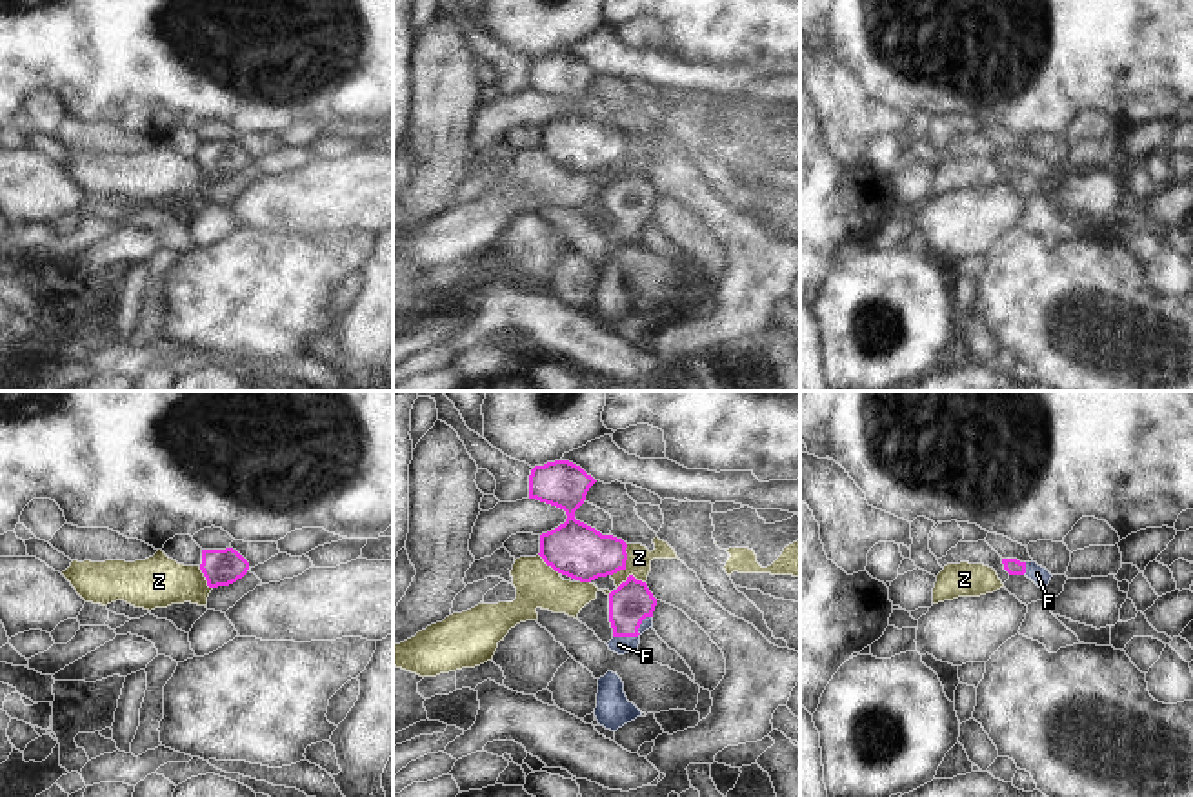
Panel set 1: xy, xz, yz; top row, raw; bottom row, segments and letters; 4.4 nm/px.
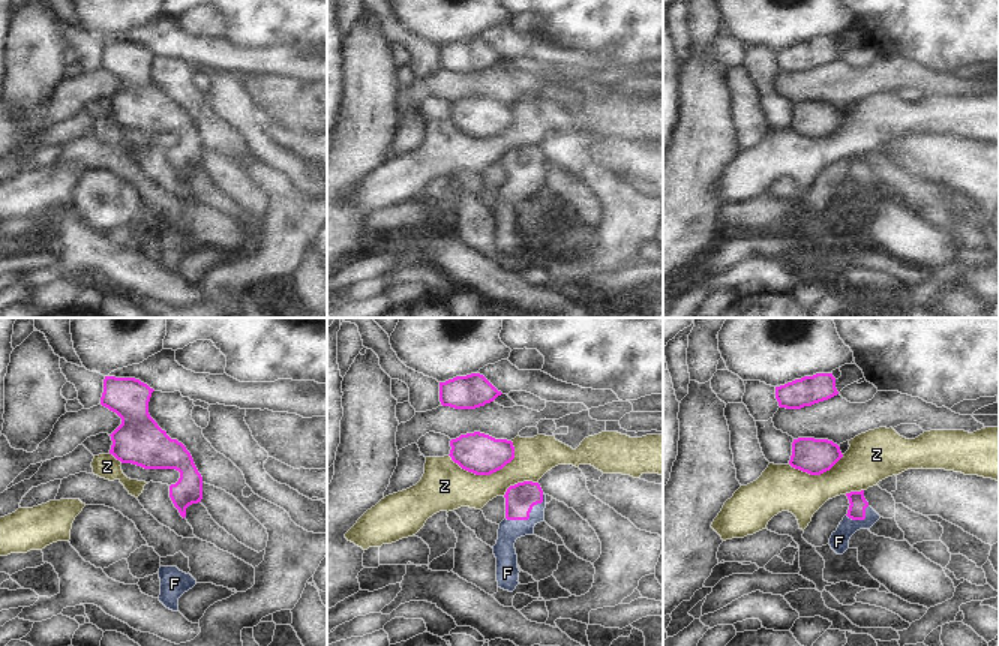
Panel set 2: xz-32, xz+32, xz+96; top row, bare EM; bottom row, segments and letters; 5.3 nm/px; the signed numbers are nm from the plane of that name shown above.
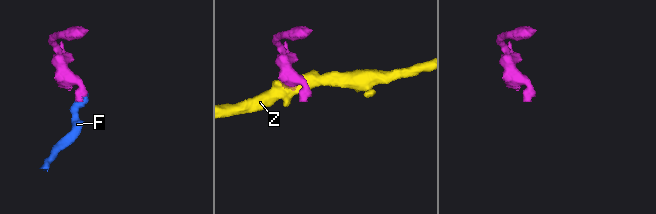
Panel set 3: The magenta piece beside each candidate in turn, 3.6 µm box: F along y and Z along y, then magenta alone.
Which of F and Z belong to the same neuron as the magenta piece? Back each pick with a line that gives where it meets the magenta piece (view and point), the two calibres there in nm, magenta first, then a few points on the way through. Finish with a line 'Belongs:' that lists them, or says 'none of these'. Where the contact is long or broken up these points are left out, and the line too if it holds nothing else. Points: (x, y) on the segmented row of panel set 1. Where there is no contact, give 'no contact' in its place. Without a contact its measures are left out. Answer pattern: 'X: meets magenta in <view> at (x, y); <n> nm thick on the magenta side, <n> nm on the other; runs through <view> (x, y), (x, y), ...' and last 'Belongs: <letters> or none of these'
F: meets magenta in xz at (637, 635); 180 nm thick on the magenta side, 80 nm on the other; runs through xz (631, 601), (637, 635), (628, 635), (619, 645)
Belongs: F

